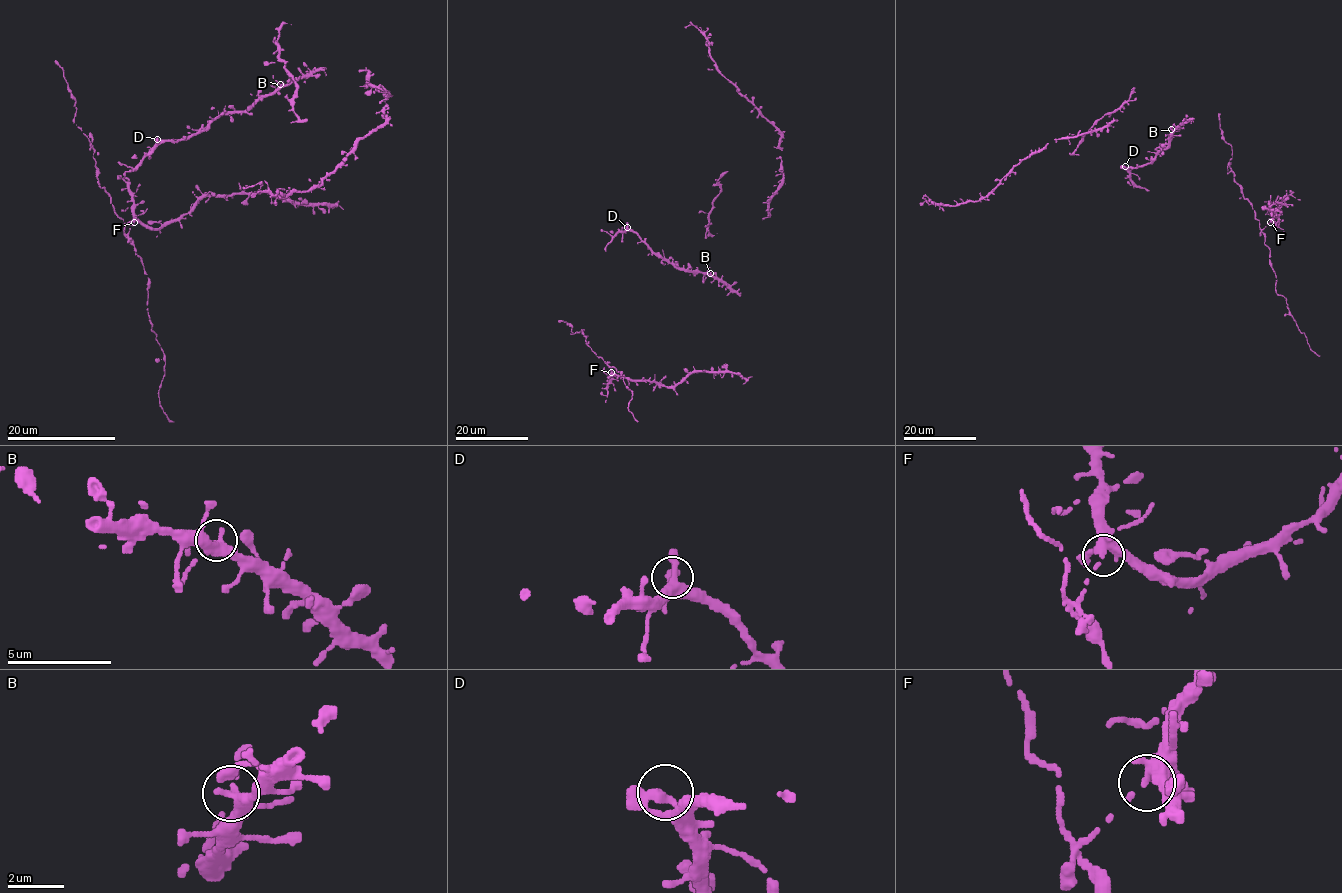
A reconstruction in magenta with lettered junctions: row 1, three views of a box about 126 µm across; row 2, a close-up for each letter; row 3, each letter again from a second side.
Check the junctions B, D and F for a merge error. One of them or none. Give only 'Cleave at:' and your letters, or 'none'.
Cleave at: F

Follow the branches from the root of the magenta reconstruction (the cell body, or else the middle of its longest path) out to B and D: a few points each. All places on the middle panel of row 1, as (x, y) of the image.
B: (671, 263), (710, 273)
D: (671, 263), (656, 254), (627, 227)

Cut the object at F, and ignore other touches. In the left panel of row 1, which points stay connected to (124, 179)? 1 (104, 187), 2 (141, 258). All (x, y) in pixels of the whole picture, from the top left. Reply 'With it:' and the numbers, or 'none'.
With it: none

